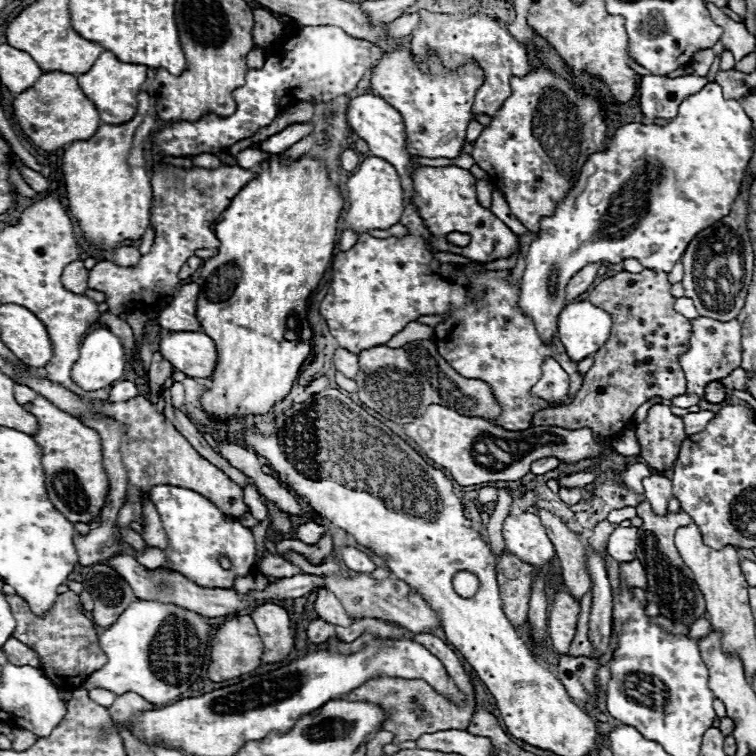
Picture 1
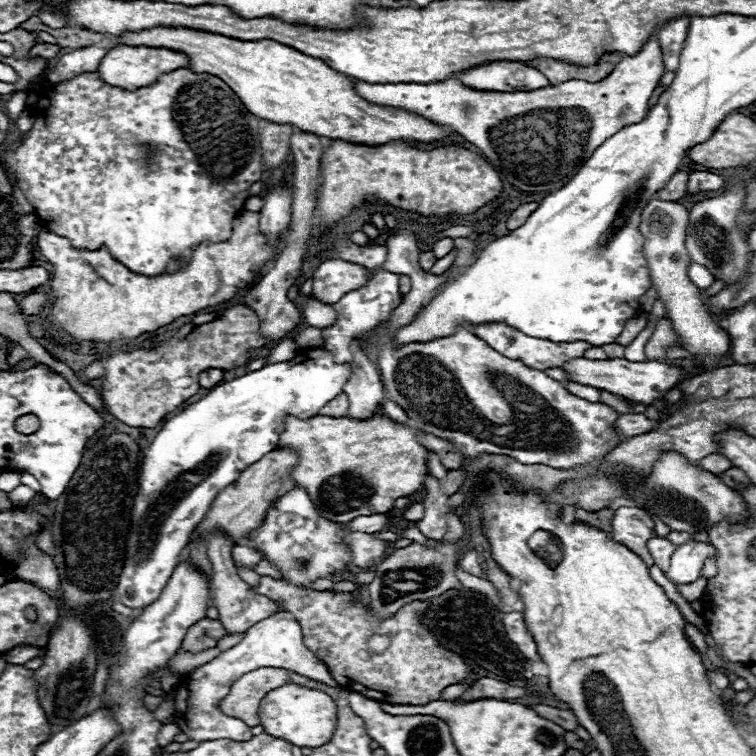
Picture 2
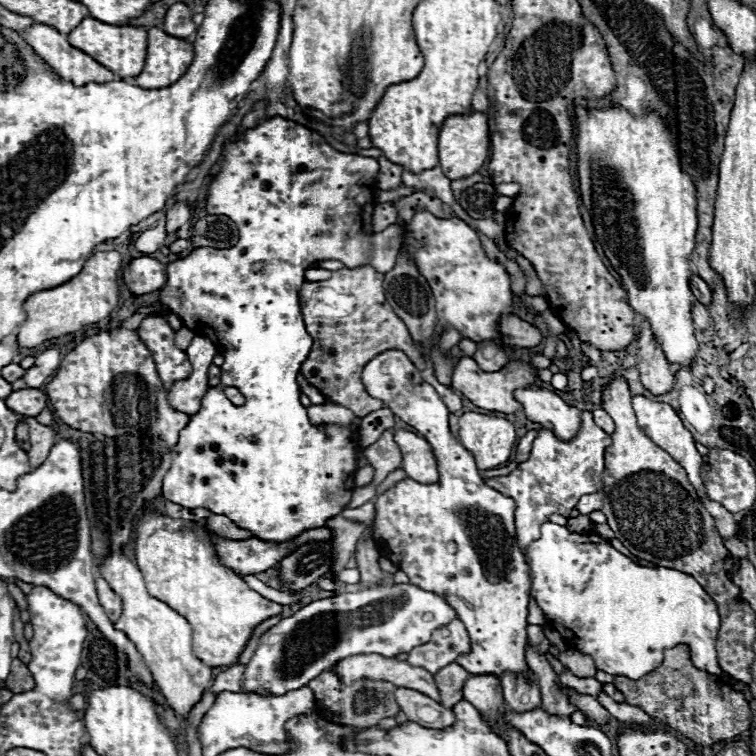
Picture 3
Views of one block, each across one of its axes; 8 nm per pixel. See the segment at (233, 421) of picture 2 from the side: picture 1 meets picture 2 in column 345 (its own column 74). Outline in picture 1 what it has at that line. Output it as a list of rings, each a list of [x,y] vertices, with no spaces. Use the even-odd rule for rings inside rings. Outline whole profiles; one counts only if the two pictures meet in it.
[[[94,328],[80,346],[80,358],[72,366],[72,382],[86,390],[108,390],[124,372],[124,348],[108,328]]]

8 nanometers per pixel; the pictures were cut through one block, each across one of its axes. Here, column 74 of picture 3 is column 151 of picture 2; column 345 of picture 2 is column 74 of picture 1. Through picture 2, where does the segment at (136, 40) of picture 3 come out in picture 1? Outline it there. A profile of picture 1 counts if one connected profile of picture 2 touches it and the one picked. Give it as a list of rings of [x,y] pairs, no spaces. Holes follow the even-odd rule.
[[[58,70],[42,74],[32,88],[18,94],[14,100],[14,114],[24,134],[42,150],[58,150],[64,144],[88,140],[100,126],[98,110],[80,90],[76,76]]]

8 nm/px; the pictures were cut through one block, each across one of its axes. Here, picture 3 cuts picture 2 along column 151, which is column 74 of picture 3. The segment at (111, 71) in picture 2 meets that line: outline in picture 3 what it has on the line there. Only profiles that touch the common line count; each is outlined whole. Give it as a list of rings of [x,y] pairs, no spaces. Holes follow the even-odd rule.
[[[34,24],[22,36],[36,50],[36,54],[52,66],[52,70],[58,76],[72,80],[72,84],[76,86],[84,86],[88,82],[104,84],[104,82],[118,80],[118,76],[114,76],[108,68],[98,64],[92,56],[70,46],[66,34],[60,34],[50,26]]]

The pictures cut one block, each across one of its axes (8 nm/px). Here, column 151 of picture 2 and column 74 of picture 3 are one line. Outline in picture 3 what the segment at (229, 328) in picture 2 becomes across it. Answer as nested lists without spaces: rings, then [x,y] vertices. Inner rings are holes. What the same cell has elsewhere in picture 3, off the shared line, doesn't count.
[[[114,328],[114,330],[110,330],[110,332],[100,332],[100,334],[94,334],[94,336],[86,338],[86,340],[82,340],[72,352],[68,352],[68,354],[64,356],[64,360],[60,362],[60,368],[56,370],[54,378],[46,384],[46,394],[48,394],[48,398],[50,398],[50,402],[52,402],[52,408],[56,410],[56,414],[58,414],[68,426],[72,426],[72,428],[76,428],[76,430],[82,430],[82,432],[100,432],[100,434],[104,434],[104,436],[118,436],[118,434],[136,434],[136,436],[138,436],[138,434],[142,434],[142,430],[146,430],[146,436],[162,436],[168,446],[174,446],[176,440],[178,440],[180,430],[186,428],[186,424],[188,424],[188,420],[190,420],[190,416],[186,416],[186,414],[182,414],[182,412],[178,412],[178,410],[174,410],[174,408],[168,406],[168,392],[162,388],[162,382],[160,382],[160,378],[158,378],[158,374],[156,374],[156,366],[154,366],[154,362],[152,362],[152,356],[150,356],[148,348],[140,342],[136,330]]]

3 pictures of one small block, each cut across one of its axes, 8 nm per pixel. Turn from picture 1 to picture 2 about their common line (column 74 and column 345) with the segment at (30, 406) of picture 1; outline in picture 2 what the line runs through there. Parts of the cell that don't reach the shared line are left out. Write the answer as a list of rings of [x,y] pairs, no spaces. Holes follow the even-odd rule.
[[[374,414],[370,420],[332,416],[312,416],[300,420],[294,416],[286,416],[278,448],[292,448],[298,452],[298,464],[290,472],[294,484],[308,492],[318,514],[342,524],[358,516],[390,512],[394,508],[396,498],[416,494],[424,488],[422,478],[426,474],[426,448],[416,442],[416,432],[420,430],[410,428],[406,424],[396,424],[384,414]]]

